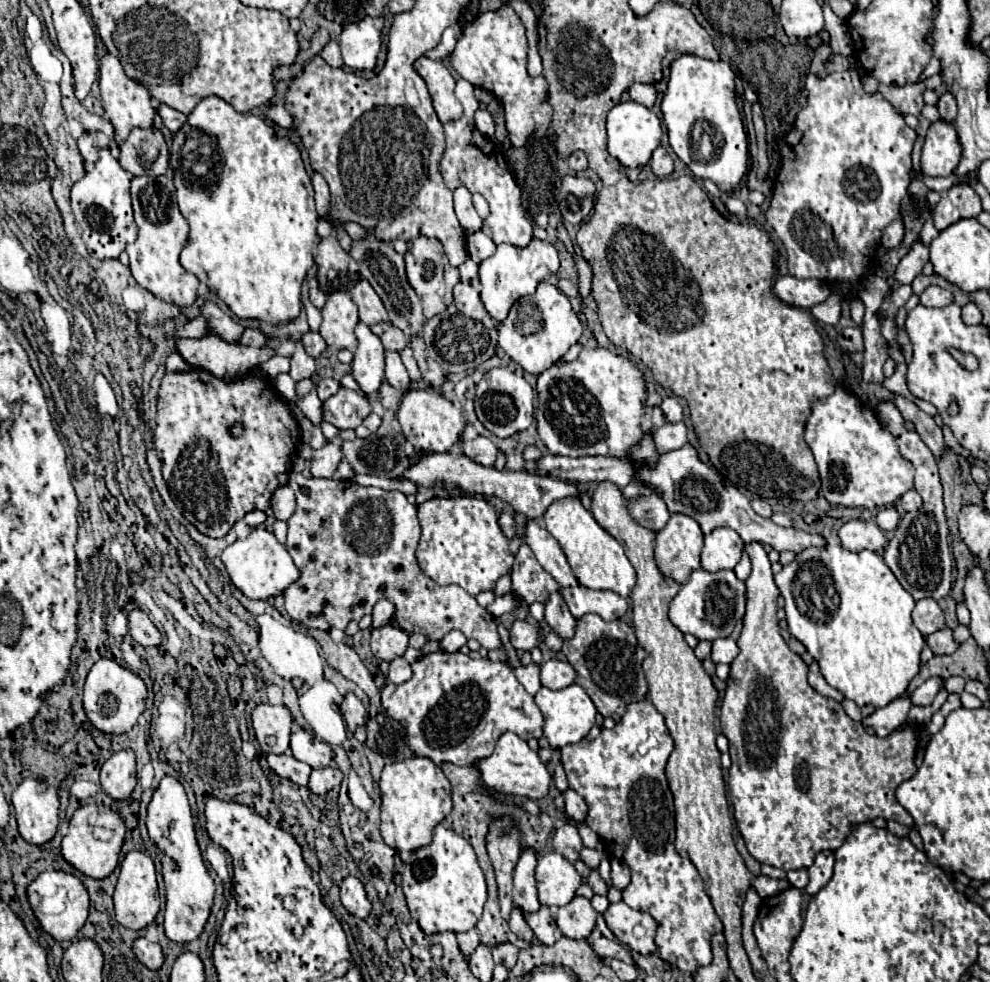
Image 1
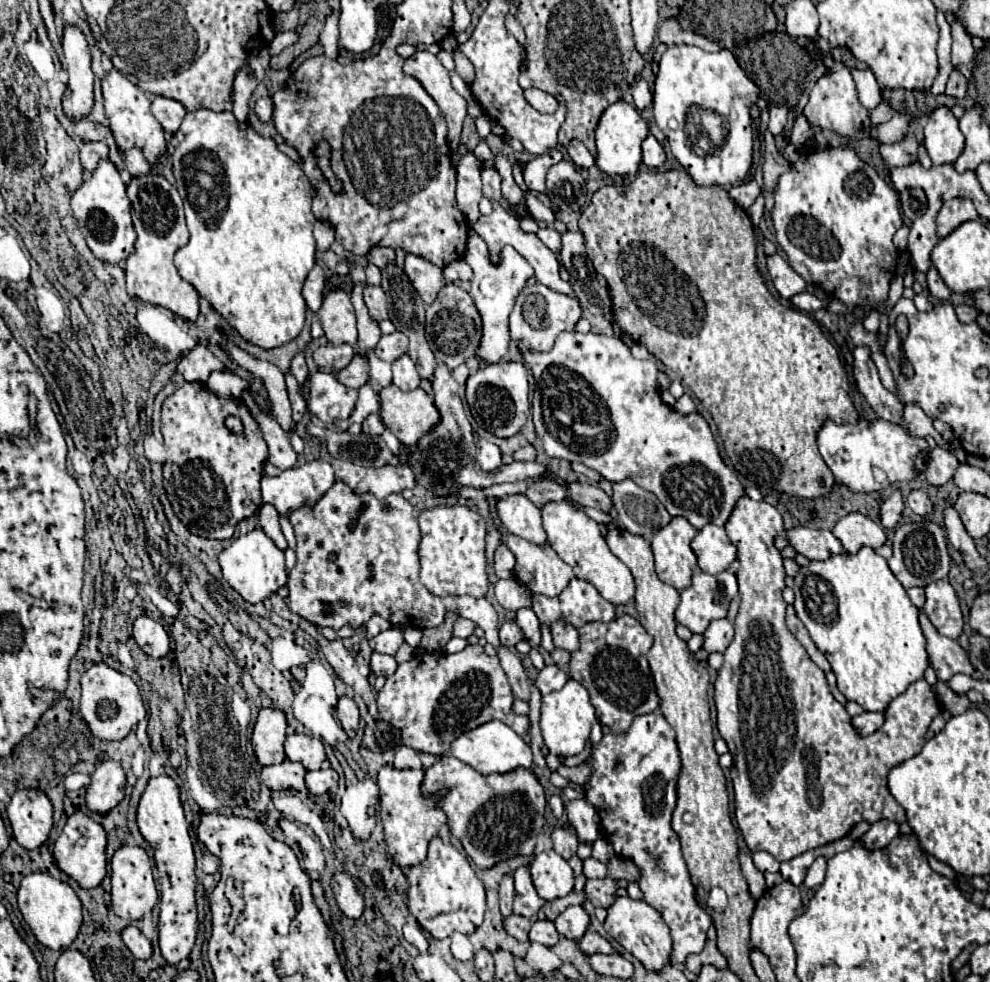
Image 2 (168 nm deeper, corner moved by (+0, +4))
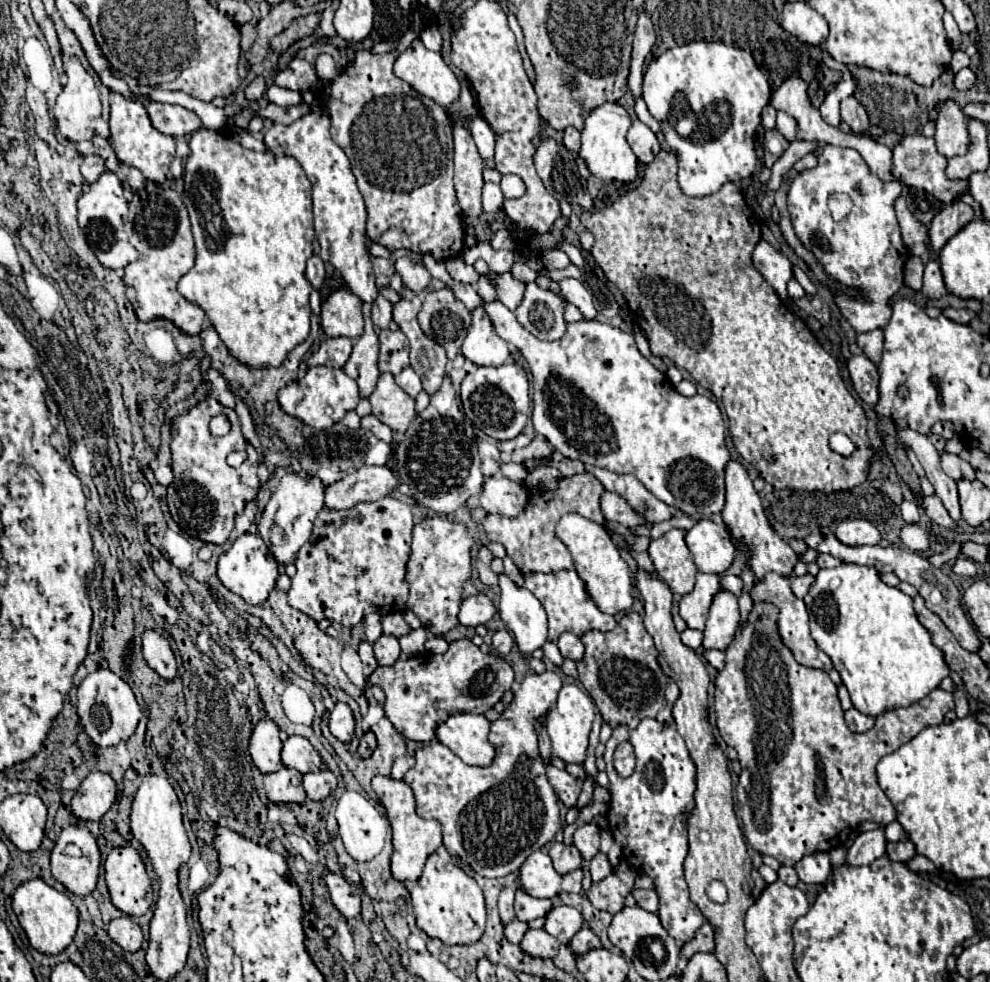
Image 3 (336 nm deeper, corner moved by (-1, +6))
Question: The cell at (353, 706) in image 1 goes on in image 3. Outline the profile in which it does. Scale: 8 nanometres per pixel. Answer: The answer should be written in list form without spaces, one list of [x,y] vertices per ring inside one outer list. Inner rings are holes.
[[[336,703],[330,713],[330,733],[342,743],[350,743],[354,737],[354,715],[346,703]]]

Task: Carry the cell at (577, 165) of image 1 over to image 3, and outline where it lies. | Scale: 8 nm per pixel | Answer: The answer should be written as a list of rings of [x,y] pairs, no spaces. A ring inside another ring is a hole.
[[[568,127],[564,131],[564,145],[568,151],[574,151],[574,153],[580,151],[580,133],[574,127]]]

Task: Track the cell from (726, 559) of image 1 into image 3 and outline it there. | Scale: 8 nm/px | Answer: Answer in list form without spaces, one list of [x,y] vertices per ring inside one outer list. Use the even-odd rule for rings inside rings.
[[[700,519],[686,533],[686,545],[696,567],[704,573],[724,573],[736,555],[728,529],[714,519]]]

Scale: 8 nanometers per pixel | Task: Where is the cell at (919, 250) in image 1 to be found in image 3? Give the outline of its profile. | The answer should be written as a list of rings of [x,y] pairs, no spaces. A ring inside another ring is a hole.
[[[902,135],[902,141],[892,149],[892,175],[908,187],[932,193],[940,203],[950,203],[958,195],[968,193],[968,181],[952,181],[946,177],[946,157],[936,151],[934,139],[924,135]]]

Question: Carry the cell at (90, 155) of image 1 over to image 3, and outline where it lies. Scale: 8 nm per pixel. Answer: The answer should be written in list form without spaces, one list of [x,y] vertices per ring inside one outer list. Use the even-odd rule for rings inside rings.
[[[86,155],[80,165],[80,171],[82,171],[86,183],[94,183],[106,171],[106,167],[104,167],[102,159],[98,159],[98,155]]]

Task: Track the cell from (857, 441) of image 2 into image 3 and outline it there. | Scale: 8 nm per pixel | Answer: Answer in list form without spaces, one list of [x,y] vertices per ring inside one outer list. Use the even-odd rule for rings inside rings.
[[[834,433],[830,435],[830,449],[842,457],[850,457],[856,451],[856,445],[852,443],[852,439],[844,433]]]

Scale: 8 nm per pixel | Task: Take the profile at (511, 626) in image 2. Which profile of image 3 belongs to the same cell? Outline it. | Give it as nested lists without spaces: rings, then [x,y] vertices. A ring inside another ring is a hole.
[[[496,631],[494,633],[494,637],[492,637],[492,647],[496,649],[496,653],[500,653],[500,655],[506,655],[510,649],[512,649],[512,645],[514,645],[514,639],[512,639],[512,635],[508,633],[508,631]]]

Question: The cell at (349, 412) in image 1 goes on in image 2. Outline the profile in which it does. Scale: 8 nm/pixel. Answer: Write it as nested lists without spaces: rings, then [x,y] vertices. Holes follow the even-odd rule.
[[[315,371],[309,375],[307,409],[323,423],[349,419],[357,401],[357,389],[345,387],[335,373]]]

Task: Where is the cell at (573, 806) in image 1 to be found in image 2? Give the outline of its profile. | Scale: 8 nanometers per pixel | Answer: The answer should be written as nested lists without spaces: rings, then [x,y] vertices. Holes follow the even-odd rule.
[[[571,801],[565,811],[569,823],[575,827],[579,843],[593,843],[603,837],[601,817],[597,815],[593,805],[589,805],[587,801]]]

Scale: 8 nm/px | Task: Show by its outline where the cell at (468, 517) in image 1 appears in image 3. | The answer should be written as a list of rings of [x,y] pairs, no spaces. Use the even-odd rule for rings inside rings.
[[[446,515],[426,517],[414,525],[412,553],[406,573],[406,581],[410,585],[408,609],[414,611],[422,619],[422,625],[428,627],[434,635],[442,635],[458,625],[456,615],[460,609],[460,595],[464,583],[472,577],[472,545],[474,537],[470,529]]]

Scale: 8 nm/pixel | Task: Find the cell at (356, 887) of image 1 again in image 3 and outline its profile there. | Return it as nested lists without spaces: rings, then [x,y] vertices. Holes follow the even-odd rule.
[[[340,873],[326,875],[326,885],[330,891],[330,899],[334,907],[346,915],[346,917],[358,917],[360,915],[360,891],[354,883],[346,881]]]

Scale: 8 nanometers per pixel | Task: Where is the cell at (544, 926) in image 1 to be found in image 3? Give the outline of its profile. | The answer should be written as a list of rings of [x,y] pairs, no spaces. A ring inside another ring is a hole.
[[[528,929],[520,941],[520,947],[534,957],[554,957],[560,943],[546,929]]]

